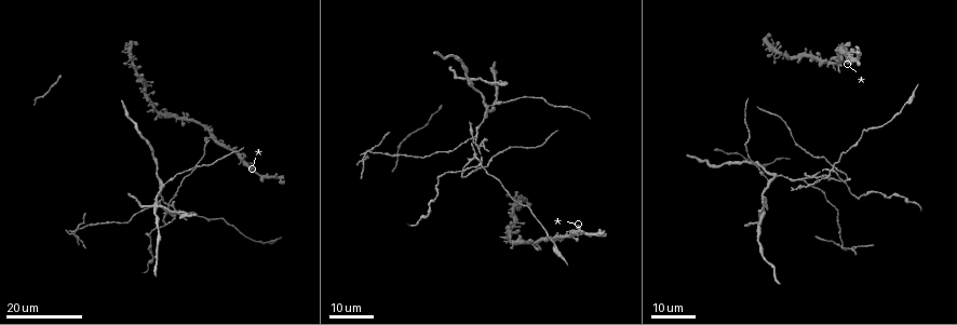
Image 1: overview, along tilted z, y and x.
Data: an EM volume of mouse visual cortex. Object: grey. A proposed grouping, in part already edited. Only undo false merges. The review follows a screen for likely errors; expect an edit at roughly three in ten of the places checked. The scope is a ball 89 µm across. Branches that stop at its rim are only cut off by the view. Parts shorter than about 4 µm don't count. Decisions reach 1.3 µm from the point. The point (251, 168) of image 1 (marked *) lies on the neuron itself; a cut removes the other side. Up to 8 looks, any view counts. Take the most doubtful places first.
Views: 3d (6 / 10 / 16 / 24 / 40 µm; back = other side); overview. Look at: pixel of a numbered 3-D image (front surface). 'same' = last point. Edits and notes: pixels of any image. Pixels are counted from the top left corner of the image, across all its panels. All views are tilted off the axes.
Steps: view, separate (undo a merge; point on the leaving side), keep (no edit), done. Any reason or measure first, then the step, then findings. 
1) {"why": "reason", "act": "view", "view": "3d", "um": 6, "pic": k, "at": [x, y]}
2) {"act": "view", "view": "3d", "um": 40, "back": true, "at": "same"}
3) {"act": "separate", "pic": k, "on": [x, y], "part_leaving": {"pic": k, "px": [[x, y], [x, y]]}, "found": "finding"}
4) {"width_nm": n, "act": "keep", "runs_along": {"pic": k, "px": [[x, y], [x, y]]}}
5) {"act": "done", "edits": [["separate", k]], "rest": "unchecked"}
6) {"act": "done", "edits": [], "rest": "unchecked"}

{"why": "four-way junction", "act": "view", "view": "3d", "um": 16, "pic": 1, "at": [482, 163]}

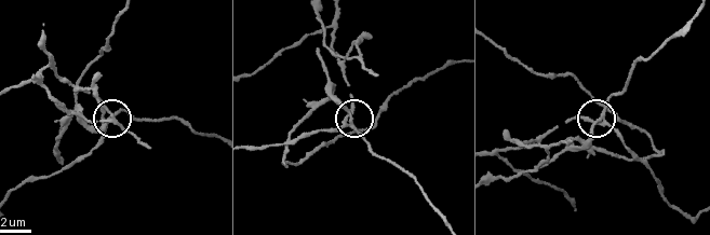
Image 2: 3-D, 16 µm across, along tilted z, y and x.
{"act": "view", "view": "3d", "um": 10, "pic": 2, "at": [602, 121]}

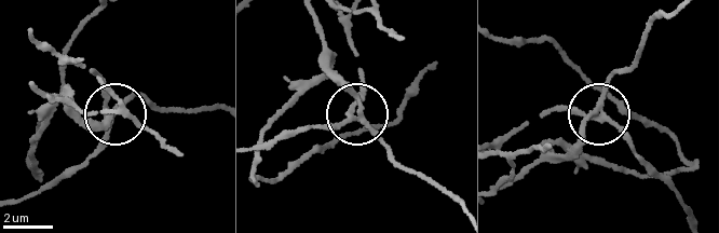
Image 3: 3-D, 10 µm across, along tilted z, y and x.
{"act": "view", "view": "3d", "um": 6, "pic": 3, "at": [351, 114]}

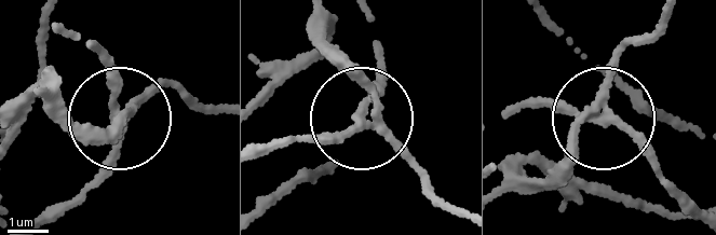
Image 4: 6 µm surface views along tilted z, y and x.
{"arms": 4, "act": "separate", "pic": 4, "on": [106, 132], "found": "a second neuron is stuck on"}

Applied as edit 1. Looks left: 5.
{"why": "redraw", "act": "view", "view": "overview"}

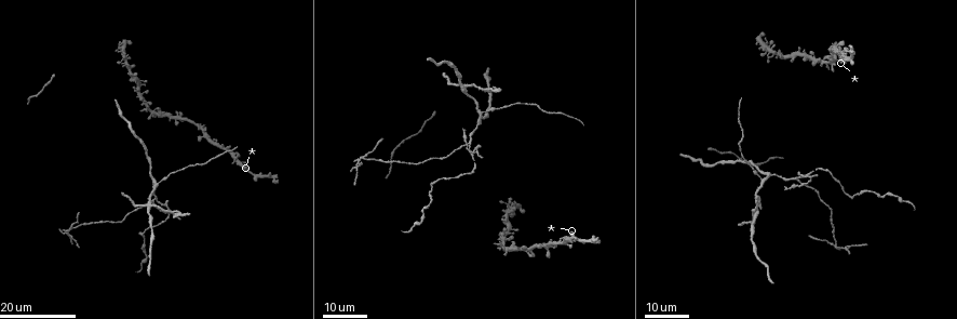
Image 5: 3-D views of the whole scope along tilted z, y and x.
{"why": "thin arm on a thick one", "act": "view", "view": "3d", "um": 24, "pic": 5, "at": [463, 86]}

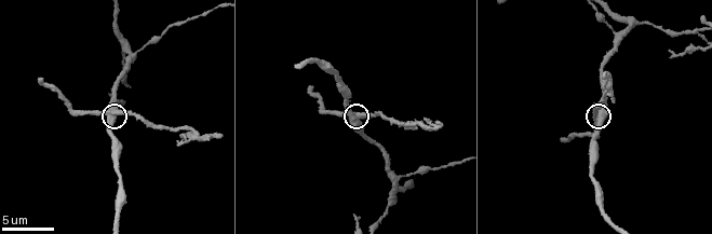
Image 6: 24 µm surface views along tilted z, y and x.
{"why": "zoom in", "act": "view", "view": "3d", "um": 6, "pic": 6, "at": [115, 113]}

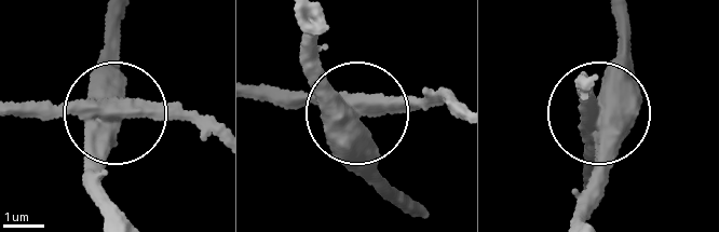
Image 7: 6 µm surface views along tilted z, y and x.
{"act": "separate", "pic": 7, "on": [38, 112], "part_leaving": {"pic": 7, "px": [[106, 108], [186, 110], [211, 122]]}, "found": "two neurons meet here"}

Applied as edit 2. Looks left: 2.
{"why": "arms part here", "act": "view", "view": "3d", "um": 16, "pic": 6, "at": [619, 38]}

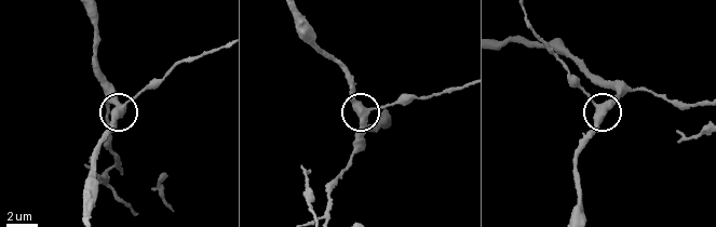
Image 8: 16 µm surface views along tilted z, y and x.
{"act": "view", "view": "3d", "um": 16, "back": true, "pic": 8, "at": [359, 111]}

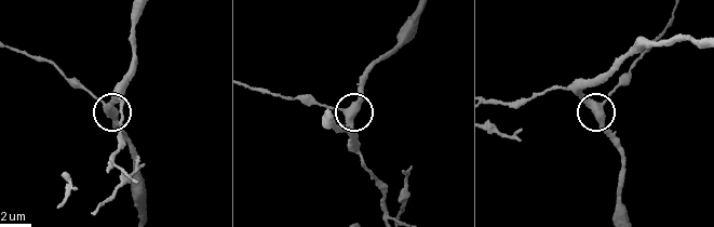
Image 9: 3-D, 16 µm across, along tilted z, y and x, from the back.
{"side_arm_um": 31, "act": "keep", "runs_along": {"pic": 9, "px": [[673, 9], [658, 38], [605, 98], [595, 116], [616, 142]]}, "found": "continuous, no second neuron"}

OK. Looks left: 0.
{"act": "done", "edits": [["separate", 4], ["separate", 7]], "rest": "unchecked"}

